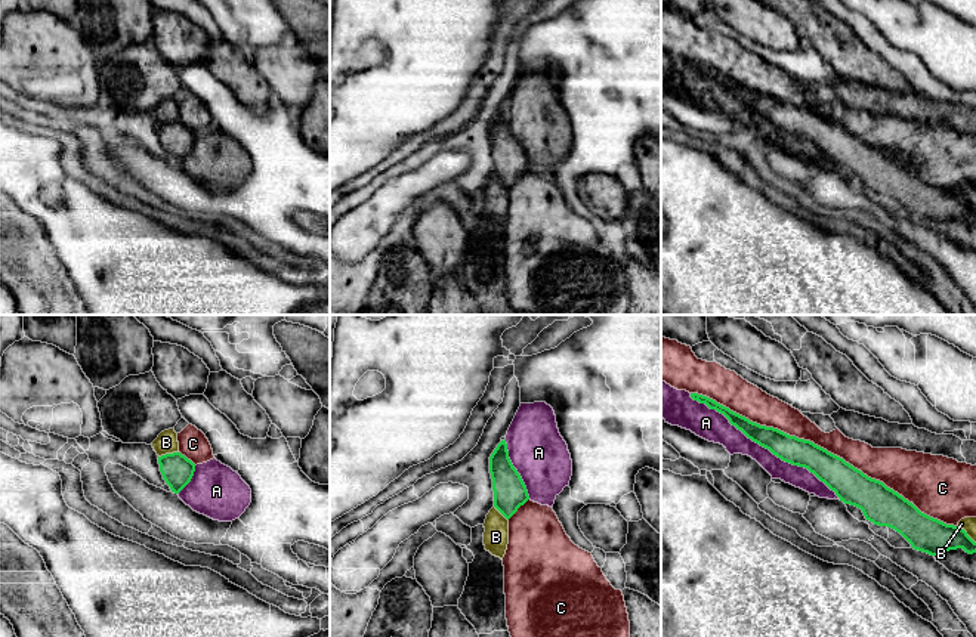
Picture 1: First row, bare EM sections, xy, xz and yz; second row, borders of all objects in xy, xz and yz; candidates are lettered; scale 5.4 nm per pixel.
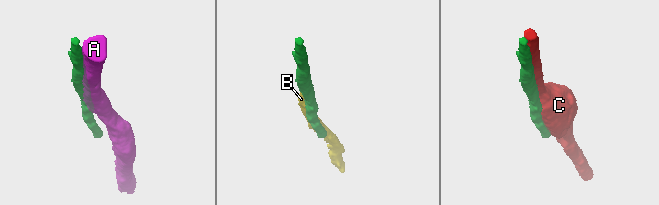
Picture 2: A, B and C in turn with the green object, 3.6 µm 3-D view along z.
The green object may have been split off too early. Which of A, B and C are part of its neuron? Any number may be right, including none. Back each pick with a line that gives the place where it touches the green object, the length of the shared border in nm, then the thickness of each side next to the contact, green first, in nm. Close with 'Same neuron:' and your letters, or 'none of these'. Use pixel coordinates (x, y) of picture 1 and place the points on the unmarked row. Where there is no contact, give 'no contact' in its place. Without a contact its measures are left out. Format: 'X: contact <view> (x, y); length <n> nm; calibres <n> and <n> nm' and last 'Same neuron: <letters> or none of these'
Same neuron: none of these

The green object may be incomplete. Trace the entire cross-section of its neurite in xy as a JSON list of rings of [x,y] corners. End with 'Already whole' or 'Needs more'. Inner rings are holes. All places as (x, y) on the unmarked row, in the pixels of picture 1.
[[[180,121],[158,126],[163,148],[172,161],[179,163],[192,148],[195,133]]]. Already whole

